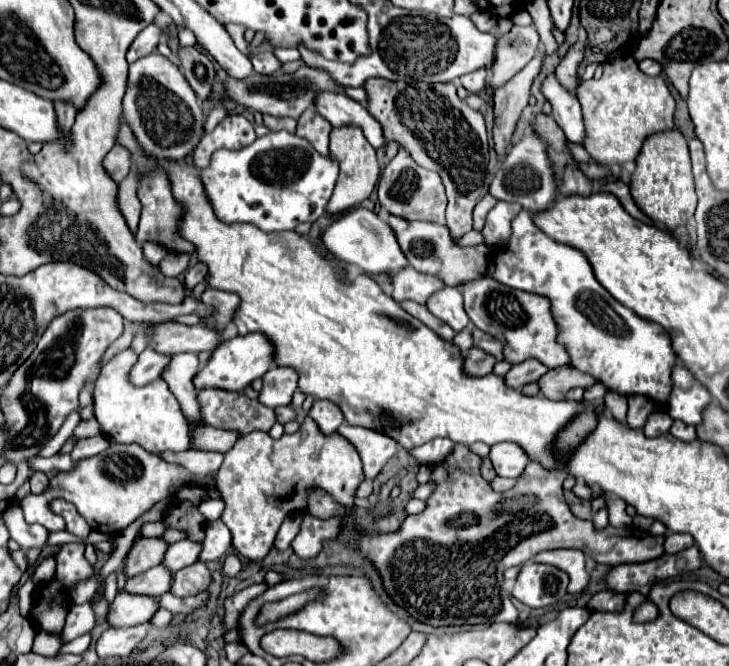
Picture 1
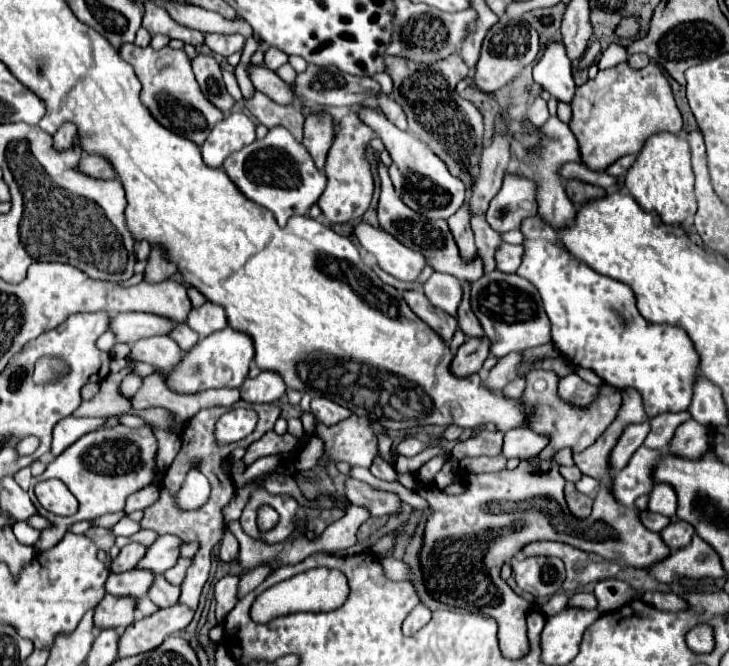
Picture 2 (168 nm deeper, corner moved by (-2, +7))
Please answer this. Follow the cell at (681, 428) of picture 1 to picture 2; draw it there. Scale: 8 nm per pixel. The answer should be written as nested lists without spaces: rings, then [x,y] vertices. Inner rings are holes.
[[[695,420],[685,422],[675,432],[675,438],[667,446],[667,452],[679,458],[703,458],[711,450],[711,432]]]

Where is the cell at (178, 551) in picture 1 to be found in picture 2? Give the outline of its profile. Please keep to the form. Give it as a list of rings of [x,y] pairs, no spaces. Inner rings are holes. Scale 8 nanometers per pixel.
[[[159,536],[151,546],[147,546],[145,556],[139,560],[137,568],[151,570],[153,574],[163,574],[171,566],[175,566],[179,558],[181,540],[175,536]]]

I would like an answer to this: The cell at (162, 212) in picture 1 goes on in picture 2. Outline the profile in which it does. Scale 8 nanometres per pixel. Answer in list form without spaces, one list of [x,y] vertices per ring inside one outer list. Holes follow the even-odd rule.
[[[153,246],[151,248],[151,256],[147,260],[147,266],[143,270],[143,280],[145,282],[163,282],[163,280],[175,276],[175,272],[177,272],[175,264],[167,262],[163,258],[163,252],[157,246]]]

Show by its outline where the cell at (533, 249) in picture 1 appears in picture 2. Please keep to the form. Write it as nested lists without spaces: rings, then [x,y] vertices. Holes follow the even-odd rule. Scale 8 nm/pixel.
[[[539,216],[523,220],[521,232],[525,234],[525,254],[523,262],[517,270],[517,274],[531,284],[541,294],[545,312],[551,320],[551,338],[557,350],[573,364],[581,368],[593,370],[605,384],[625,390],[625,388],[635,388],[643,396],[643,406],[649,418],[655,418],[657,414],[663,412],[685,412],[691,404],[693,396],[693,384],[697,378],[697,368],[699,368],[699,354],[691,342],[691,338],[679,328],[679,326],[667,326],[667,324],[649,324],[647,320],[641,318],[637,306],[635,306],[635,294],[633,290],[619,282],[611,280],[609,276],[601,276],[595,270],[591,270],[587,264],[581,260],[573,258],[567,254],[563,248],[559,248],[557,242],[557,232],[543,224]]]

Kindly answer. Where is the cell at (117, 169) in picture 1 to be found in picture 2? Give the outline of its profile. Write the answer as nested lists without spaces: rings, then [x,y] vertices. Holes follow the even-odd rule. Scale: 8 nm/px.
[[[83,154],[77,168],[85,176],[91,176],[91,178],[97,178],[97,180],[111,180],[111,178],[115,178],[115,170],[111,168],[111,164],[107,164],[105,158],[99,158],[99,156]]]

